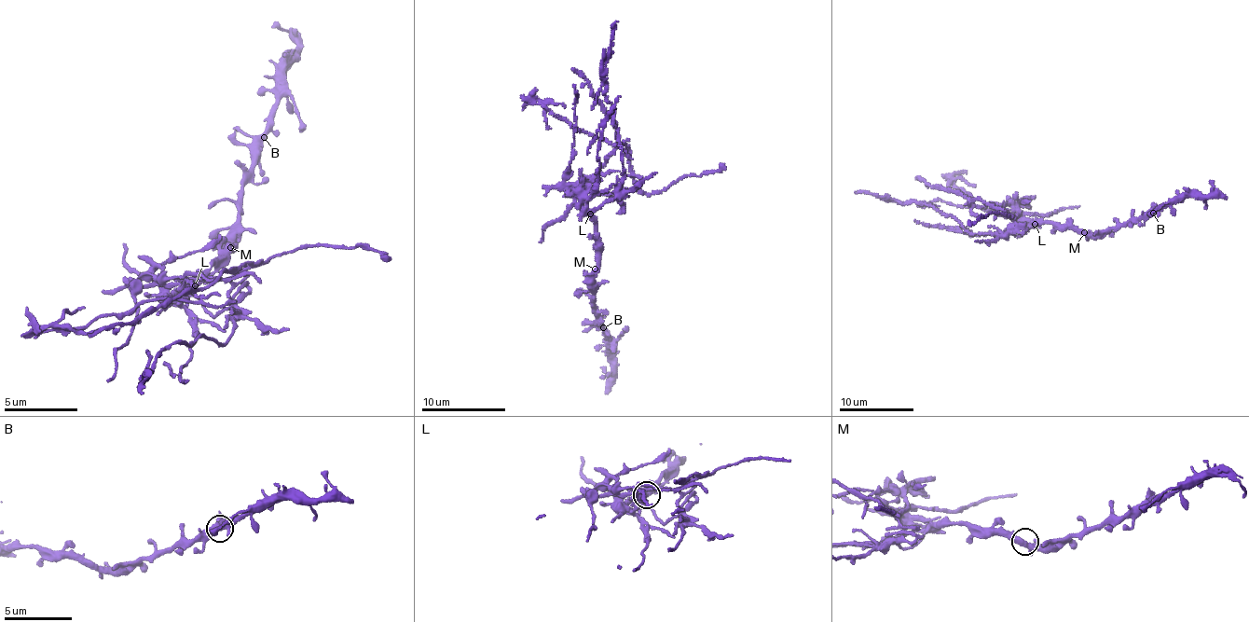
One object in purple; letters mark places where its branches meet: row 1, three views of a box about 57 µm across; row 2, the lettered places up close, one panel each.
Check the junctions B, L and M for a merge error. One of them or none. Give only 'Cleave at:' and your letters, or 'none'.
Cleave at: L

